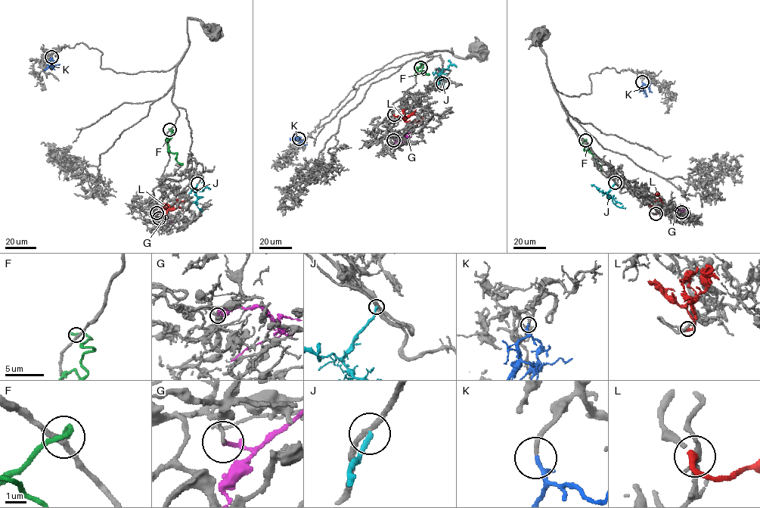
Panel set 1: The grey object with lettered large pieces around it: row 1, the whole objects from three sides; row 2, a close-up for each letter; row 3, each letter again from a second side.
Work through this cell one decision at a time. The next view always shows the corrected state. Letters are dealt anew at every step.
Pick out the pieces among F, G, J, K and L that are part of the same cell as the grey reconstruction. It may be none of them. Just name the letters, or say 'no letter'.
K, L

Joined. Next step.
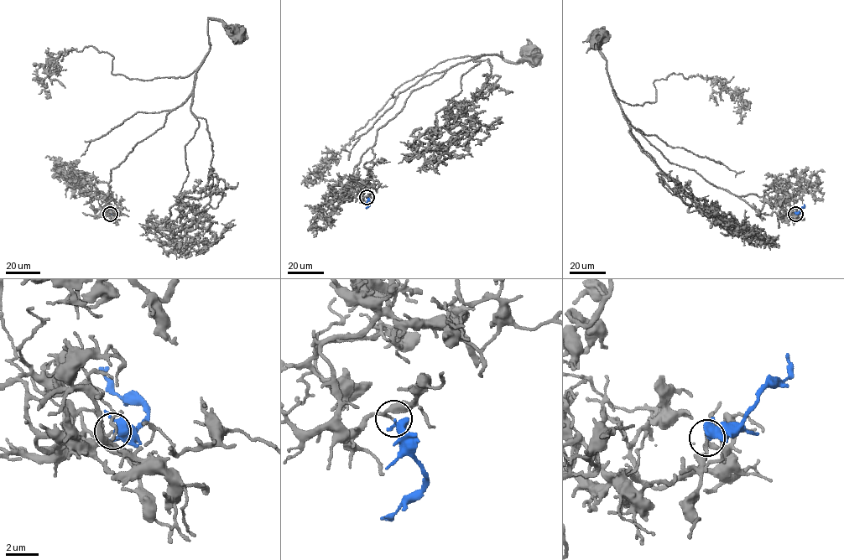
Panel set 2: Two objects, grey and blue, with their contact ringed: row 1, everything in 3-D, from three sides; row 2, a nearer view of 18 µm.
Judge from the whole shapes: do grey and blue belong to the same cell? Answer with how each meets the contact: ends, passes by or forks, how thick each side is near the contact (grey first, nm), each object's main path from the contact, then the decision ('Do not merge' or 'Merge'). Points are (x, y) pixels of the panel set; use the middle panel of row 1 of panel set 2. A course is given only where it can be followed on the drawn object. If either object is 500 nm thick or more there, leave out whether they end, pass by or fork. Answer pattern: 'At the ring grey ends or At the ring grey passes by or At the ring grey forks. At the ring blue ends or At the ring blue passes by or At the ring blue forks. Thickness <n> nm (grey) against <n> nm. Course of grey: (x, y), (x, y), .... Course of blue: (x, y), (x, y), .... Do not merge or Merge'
At the ring grey passes by. At the ring blue passes by. Thickness 150 nm (grey) against 360 nm. Course of grey: (367, 197), (359, 189), (377, 132), (412, 91), (483, 54), (515, 62), (531, 52). Course of blue: (367, 197), (371, 204), (366, 208). Merge

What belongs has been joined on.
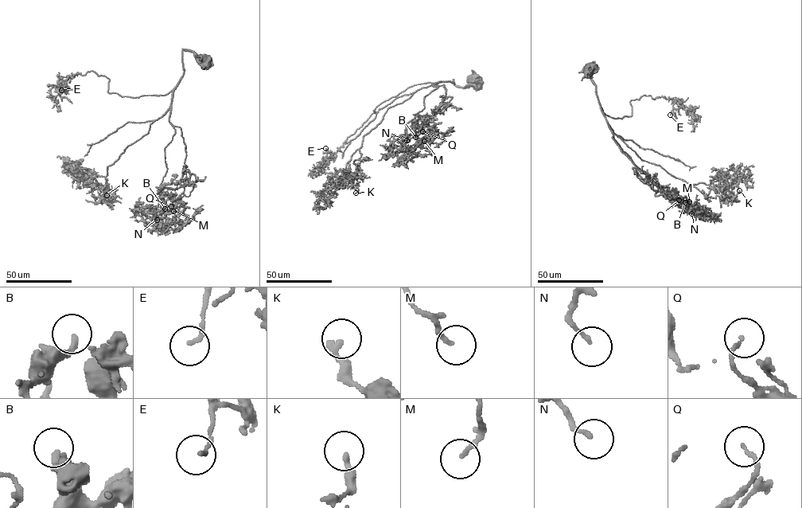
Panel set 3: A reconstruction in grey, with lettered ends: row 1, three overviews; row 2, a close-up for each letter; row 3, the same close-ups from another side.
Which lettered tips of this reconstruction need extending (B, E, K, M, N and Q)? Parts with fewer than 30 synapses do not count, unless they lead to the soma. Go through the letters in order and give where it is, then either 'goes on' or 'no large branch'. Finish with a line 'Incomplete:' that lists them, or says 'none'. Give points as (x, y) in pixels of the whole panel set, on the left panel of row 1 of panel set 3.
B: place (165, 209); no large branch
E: place (61, 90); no large branch
K: place (107, 195); no large branch
M: place (173, 211); no large branch
N: place (157, 220); goes on
Q: place (171, 206); no large branch
Incomplete: N

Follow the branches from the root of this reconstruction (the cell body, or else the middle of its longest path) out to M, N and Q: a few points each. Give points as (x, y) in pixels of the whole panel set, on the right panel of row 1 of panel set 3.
M: (588, 69), (593, 62), (589, 78), (620, 147), (690, 209), (684, 212), (689, 201)
N: (588, 69), (593, 62), (589, 76), (615, 140), (655, 184), (671, 197), (680, 199), (691, 213)
Q: (588, 69), (593, 62), (589, 76), (615, 140), (655, 184), (690, 210), (684, 212), (679, 200)

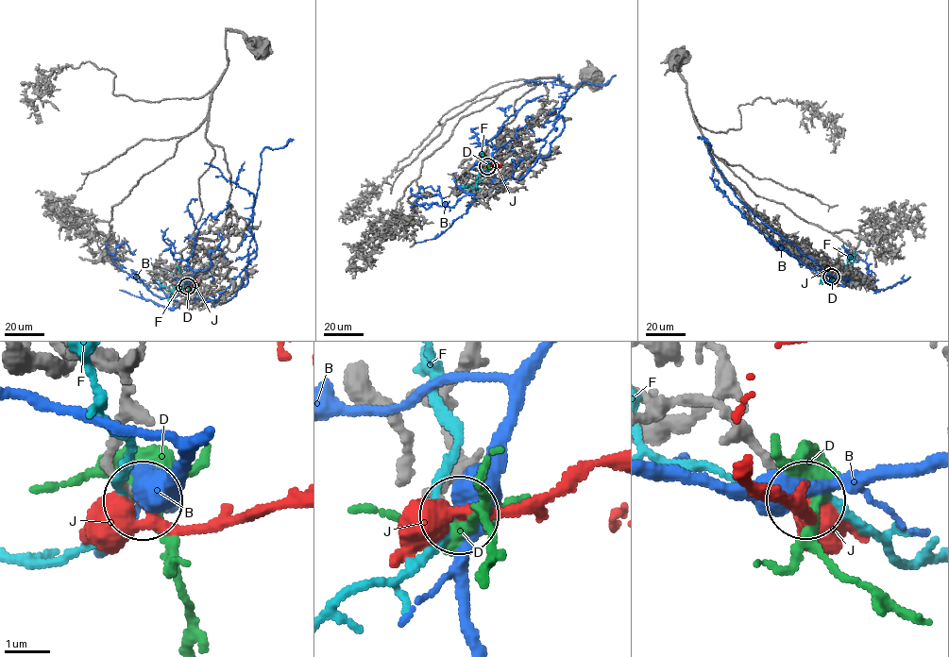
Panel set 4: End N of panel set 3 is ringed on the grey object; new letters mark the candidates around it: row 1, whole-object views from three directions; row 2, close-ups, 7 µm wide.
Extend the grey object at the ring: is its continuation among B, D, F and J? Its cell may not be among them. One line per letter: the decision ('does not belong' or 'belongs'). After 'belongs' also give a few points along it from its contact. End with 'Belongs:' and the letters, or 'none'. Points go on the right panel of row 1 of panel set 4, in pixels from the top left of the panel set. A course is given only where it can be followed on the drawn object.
B: does not belong
D: does not belong
F: does not belong
J: belongs
Belongs: J

